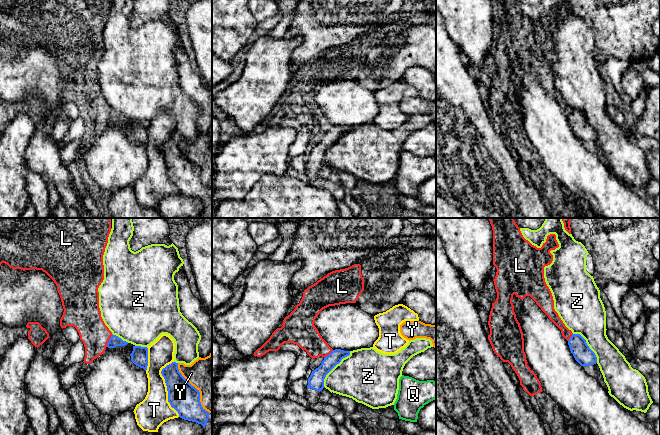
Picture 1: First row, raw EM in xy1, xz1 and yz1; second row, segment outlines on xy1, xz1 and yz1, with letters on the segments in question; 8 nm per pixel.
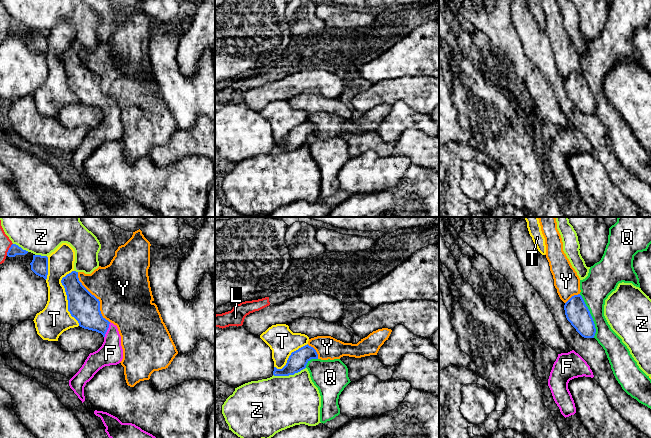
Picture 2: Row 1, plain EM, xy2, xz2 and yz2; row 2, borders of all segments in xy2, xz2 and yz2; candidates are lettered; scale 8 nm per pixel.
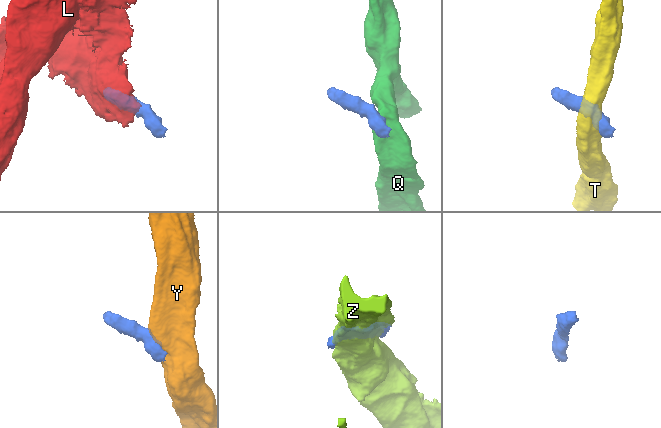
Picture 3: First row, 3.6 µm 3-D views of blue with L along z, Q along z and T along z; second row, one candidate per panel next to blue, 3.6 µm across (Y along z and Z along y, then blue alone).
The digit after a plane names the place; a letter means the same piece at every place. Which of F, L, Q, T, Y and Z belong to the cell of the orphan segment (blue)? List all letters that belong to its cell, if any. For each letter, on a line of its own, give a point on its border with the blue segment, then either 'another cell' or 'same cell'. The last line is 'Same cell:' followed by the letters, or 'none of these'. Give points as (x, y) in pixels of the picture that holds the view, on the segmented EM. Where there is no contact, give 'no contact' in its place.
F: xy2 (107, 329) | same cell
L: xy1 (109, 340) | another cell
Q: yz2 (591, 316) | another cell
T: xy1 (167, 388) | another cell
Y: xy1 (195, 388) | another cell
Z: xz1 (333, 367) | another cell
Same cell: F

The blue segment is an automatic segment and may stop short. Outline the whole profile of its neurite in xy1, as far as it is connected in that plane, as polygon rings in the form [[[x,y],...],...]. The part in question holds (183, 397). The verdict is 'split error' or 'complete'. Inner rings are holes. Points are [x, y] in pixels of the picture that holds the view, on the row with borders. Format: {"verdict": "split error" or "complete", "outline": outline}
{"verdict": "split error", "outline": [[[172,362],[161,371],[168,391],[168,402],[179,417],[201,424],[203,435],[212,435],[212,414],[200,402],[200,392],[179,372],[178,363]]]}

